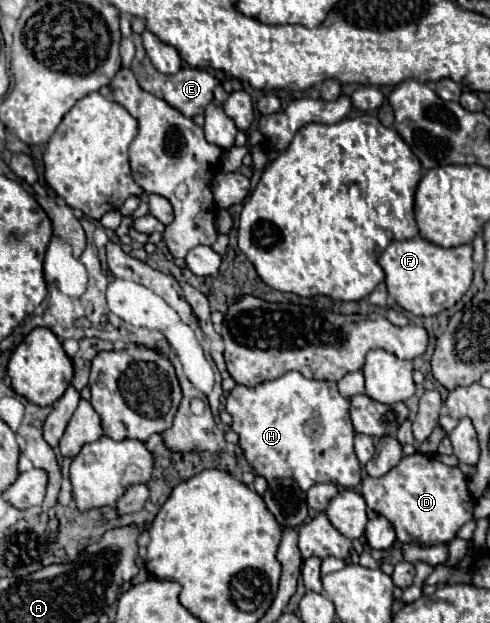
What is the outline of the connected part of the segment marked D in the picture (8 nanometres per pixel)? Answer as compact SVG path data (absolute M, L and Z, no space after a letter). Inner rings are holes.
M422 453L402 457L396 467L378 479L366 477L362 481L362 497L370 511L384 515L394 525L396 537L402 543L418 543L420 547L452 541L456 531L472 521L474 509L466 475L458 467L448 467Z

